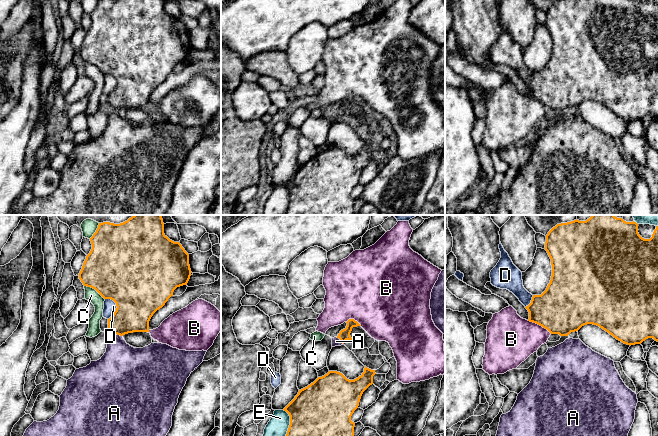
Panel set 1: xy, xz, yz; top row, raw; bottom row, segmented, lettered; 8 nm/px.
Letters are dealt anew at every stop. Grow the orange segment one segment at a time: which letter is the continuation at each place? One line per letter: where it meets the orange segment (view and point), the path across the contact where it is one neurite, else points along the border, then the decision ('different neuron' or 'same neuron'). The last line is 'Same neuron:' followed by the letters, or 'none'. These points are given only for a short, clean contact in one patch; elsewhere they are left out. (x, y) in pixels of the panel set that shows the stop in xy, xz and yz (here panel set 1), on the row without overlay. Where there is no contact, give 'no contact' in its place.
A: meets orange in xy at (115, 109); border along xy (108, 107), (122, 112); different neuron
B: meets orange in yz at (539, 100); different neuron
C: meets orange in xy at (94, 64); different neuron
D: meets orange in xy at (116, 81); different neuron
E: meets orange in xz at (290, 200); different neuron
Same neuron: none

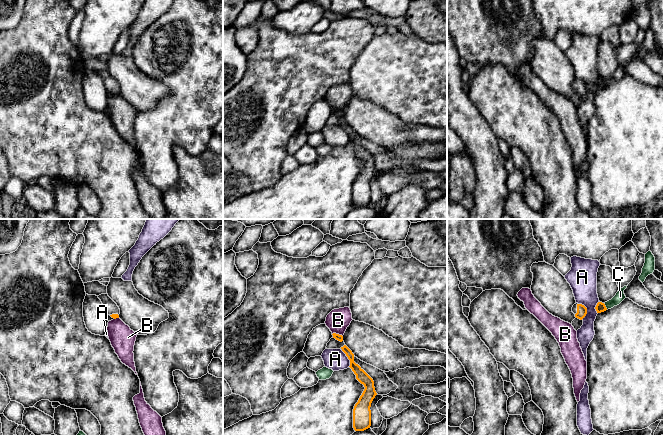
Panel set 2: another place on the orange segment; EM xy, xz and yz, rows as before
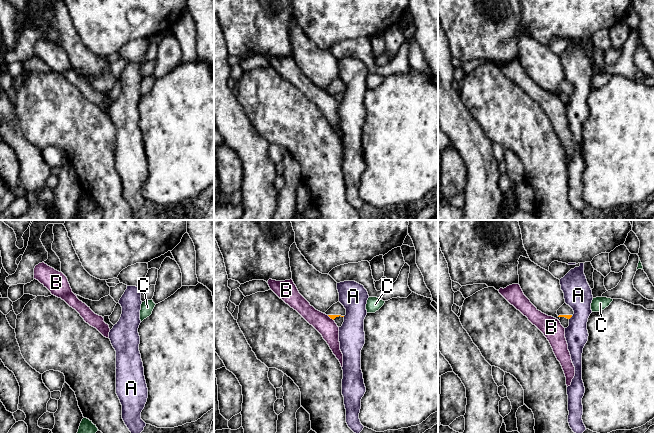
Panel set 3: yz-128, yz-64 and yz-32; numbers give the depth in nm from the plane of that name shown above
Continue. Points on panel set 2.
A: meets orange in yz at (586, 86); border along yz (578, 79), (581, 79), (586, 84), (586, 90), (581, 95); different neuron
B: meets orange in xz at (337, 110); border along xz (332, 109), (338, 109), (342, 112); different neuron
C: meets orange in yz at (605, 82); border along yz (603, 79), (607, 85); different neuron
Same neuron: none

